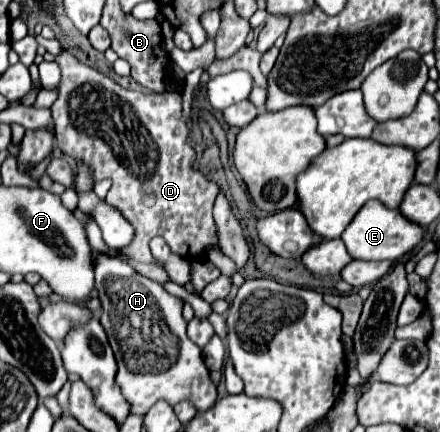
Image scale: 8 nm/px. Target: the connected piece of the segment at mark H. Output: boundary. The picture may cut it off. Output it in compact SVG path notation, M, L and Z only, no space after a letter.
M96 255L96 259L96 289L100 291L102 301L100 323L108 335L110 347L114 349L114 357L118 363L116 385L120 387L124 399L130 405L130 415L146 415L148 409L158 401L166 401L172 407L180 401L190 401L198 409L212 407L212 403L216 401L216 387L210 381L202 351L186 335L186 321L182 319L182 301L170 295L158 281L138 275L130 265L118 259L106 255Z

